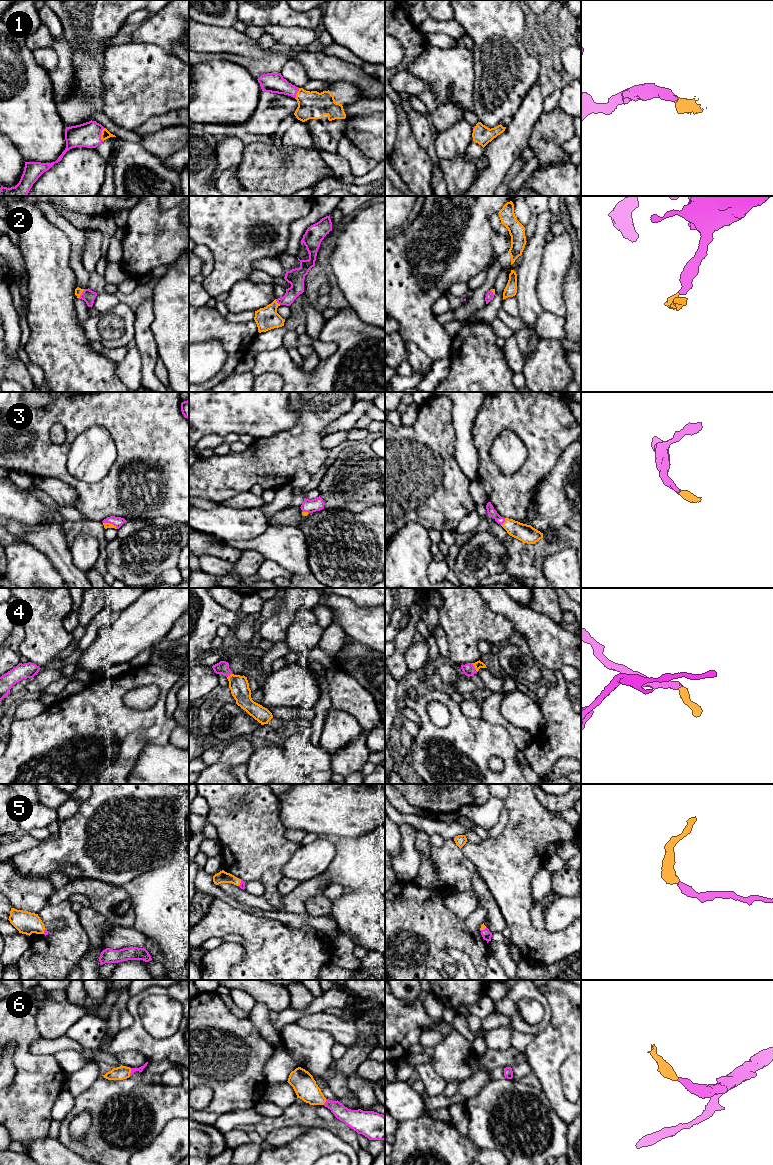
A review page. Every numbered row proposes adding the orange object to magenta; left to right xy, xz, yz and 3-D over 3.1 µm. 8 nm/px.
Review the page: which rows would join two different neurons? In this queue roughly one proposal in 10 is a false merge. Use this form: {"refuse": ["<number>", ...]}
{"refuse": []}

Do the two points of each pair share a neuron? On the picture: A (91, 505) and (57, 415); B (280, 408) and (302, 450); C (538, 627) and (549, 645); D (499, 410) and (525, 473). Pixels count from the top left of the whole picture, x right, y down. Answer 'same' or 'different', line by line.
A: same
B: different
C: same
D: same

